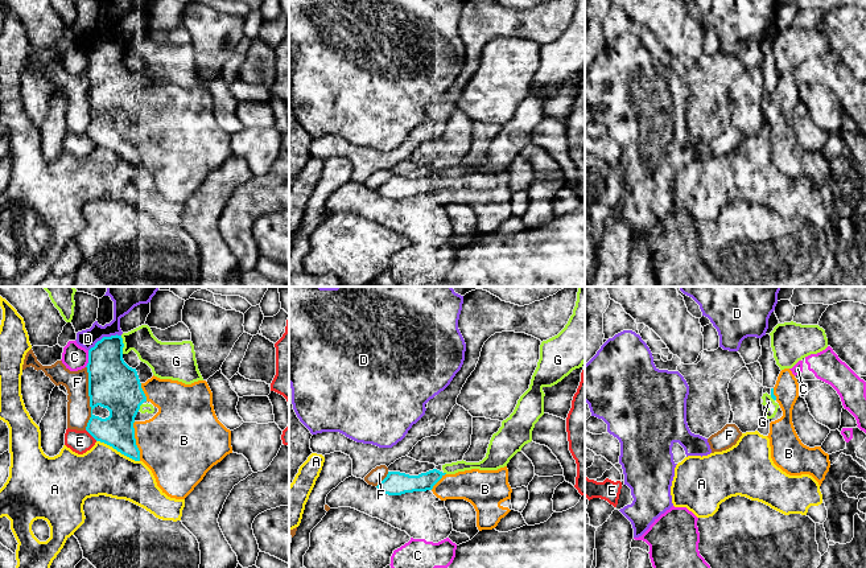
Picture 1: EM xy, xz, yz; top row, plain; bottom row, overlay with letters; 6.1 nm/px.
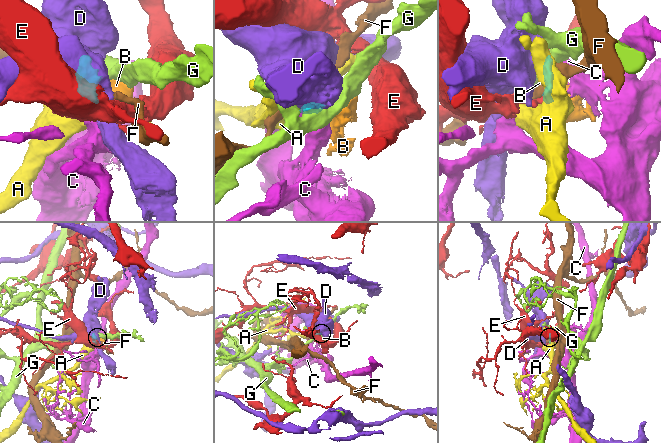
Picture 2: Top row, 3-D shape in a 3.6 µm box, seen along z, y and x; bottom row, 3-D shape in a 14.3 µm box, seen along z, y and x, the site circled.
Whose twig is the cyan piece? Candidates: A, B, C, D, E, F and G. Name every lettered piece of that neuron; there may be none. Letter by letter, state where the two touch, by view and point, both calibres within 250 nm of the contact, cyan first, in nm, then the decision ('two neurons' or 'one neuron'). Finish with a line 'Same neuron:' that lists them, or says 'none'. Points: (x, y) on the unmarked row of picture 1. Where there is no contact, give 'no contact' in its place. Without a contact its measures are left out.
A: contact xy (118, 155); calibres 200 and 300 nm; two neurons
B: contact xy (135, 145); calibres 200 and 440 nm; one neuron
C: contact xy (89, 62); calibres 300 and 160 nm; two neurons
D: contact xy (104, 41); calibres 260 and 120 nm; two neurons
E: contact xy (91, 139); calibres 200 and 140 nm; two neurons
F: contact xy (90, 102); calibres 300 and 140 nm; two neurons
G: contact xy (123, 49); calibres 300 and 190 nm; two neurons
Same neuron: B

